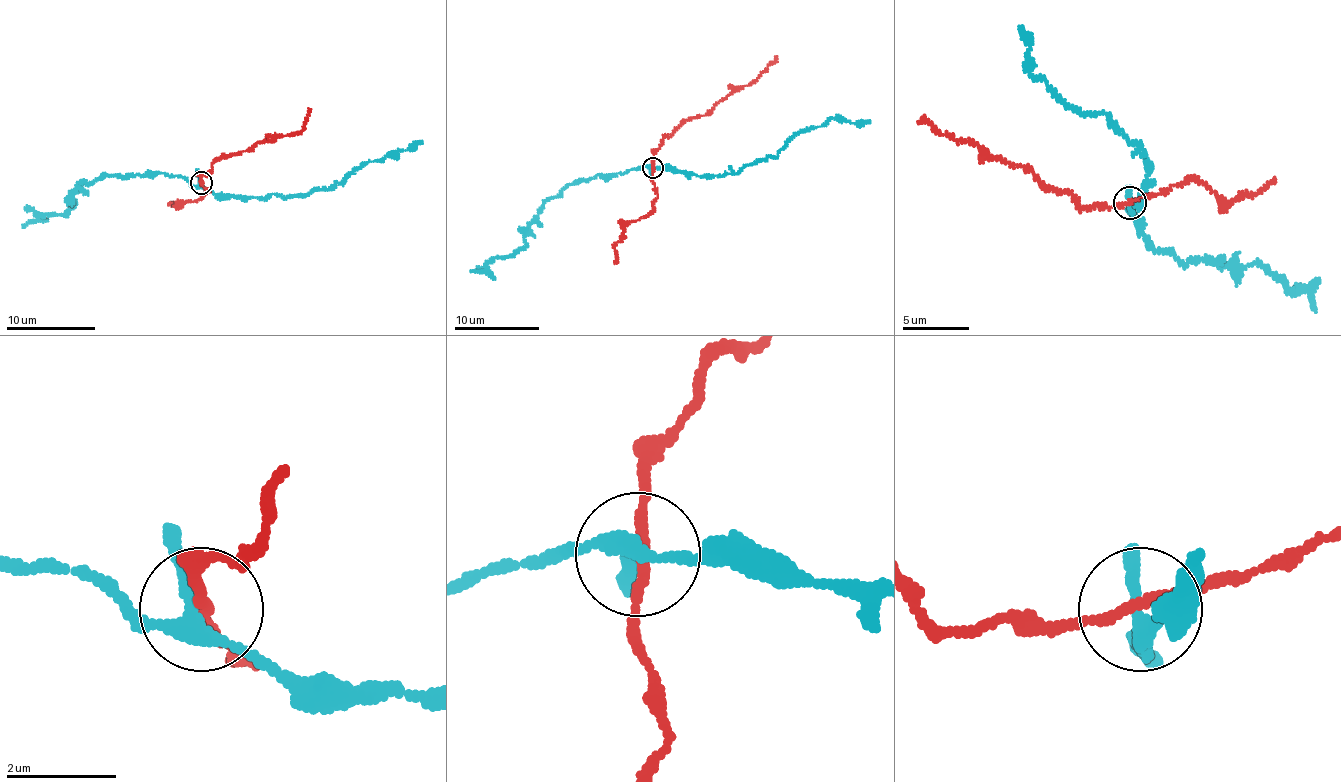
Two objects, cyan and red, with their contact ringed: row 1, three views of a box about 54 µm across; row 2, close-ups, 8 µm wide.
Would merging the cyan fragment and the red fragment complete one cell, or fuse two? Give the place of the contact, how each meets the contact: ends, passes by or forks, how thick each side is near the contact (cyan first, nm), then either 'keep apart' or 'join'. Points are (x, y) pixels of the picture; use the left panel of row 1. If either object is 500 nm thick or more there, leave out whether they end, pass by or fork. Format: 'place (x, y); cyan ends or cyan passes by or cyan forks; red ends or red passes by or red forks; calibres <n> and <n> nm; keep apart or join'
place (201, 183); cyan forks; red passes by; calibres 240 and 160 nm; join

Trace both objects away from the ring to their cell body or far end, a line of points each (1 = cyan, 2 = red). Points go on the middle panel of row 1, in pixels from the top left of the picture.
1: (652, 167), (698, 176), (740, 172), (746, 165), (775, 156), (800, 132), (826, 126), (832, 118), (870, 121)
2: (652, 167), (653, 153), (665, 136), (706, 115), (720, 100), (751, 85), (777, 56)

